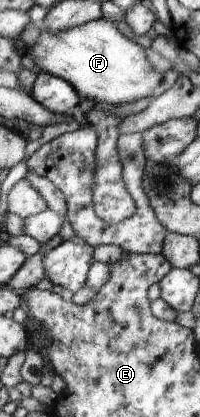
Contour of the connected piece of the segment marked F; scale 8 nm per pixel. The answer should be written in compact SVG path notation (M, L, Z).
M105 17L78 25L57 35L48 33L43 22L38 23L40 36L33 48L24 48L41 66L41 72L52 73L69 81L82 98L104 104L126 104L141 98L157 99L179 79L174 69L158 74L144 48L126 36Z

